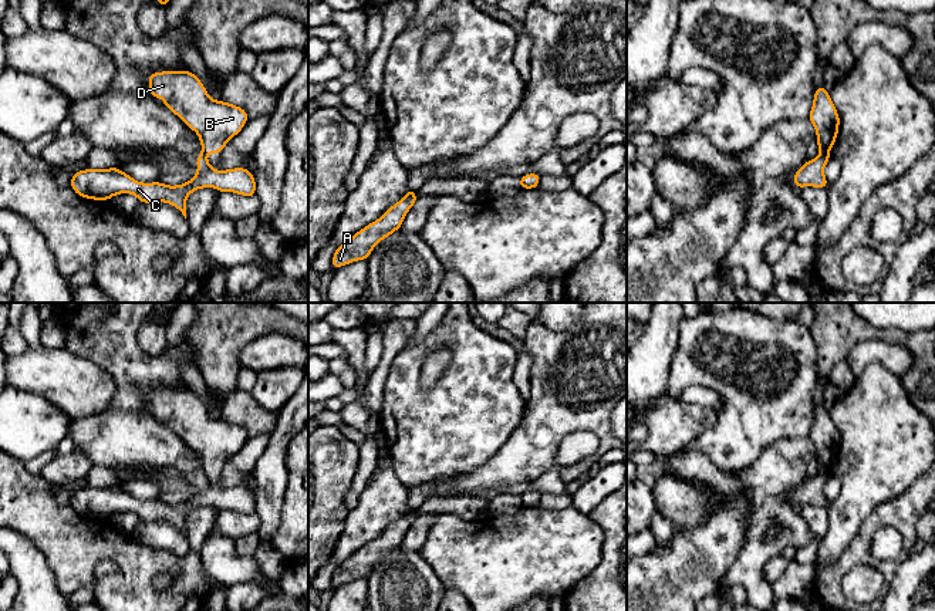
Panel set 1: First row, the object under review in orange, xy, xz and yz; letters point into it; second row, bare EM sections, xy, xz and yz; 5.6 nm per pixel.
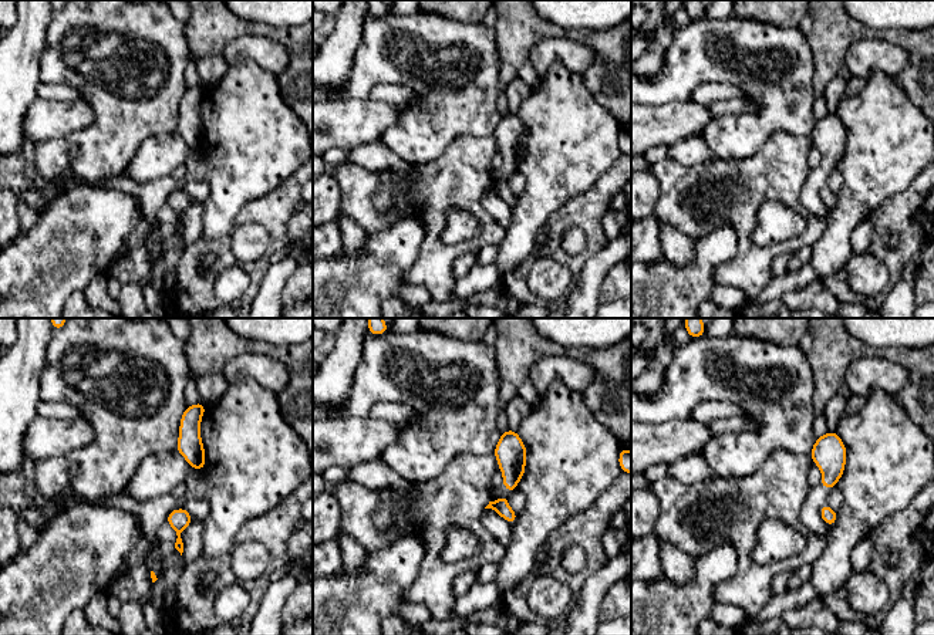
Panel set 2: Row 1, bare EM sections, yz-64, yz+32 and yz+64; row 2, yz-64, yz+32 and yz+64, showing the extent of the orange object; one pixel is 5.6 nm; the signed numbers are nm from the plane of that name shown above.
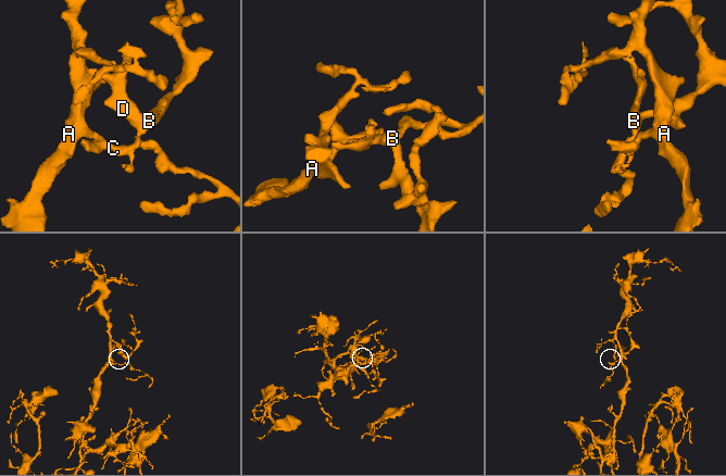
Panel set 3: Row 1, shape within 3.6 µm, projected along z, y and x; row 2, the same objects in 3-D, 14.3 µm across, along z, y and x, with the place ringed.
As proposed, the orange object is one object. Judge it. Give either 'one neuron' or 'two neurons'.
two neurons

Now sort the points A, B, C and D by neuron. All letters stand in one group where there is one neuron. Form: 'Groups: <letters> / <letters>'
Groups: A C / B D

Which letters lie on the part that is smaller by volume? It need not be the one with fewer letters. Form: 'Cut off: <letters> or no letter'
Cut off: B, D

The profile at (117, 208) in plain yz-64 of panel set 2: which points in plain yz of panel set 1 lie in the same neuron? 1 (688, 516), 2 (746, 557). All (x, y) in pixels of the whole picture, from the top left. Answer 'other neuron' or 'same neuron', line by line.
1: other neuron
2: other neuron

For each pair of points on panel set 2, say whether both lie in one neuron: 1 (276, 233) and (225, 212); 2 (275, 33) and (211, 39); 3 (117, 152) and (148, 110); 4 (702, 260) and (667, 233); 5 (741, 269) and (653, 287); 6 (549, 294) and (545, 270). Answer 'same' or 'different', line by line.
1: different
2: same
3: same
4: different
5: different
6: same

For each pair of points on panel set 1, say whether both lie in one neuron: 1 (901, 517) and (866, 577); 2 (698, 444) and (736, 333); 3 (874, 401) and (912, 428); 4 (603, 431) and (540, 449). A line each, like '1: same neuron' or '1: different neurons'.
1: different neurons
2: same neuron
3: same neuron
4: same neuron

